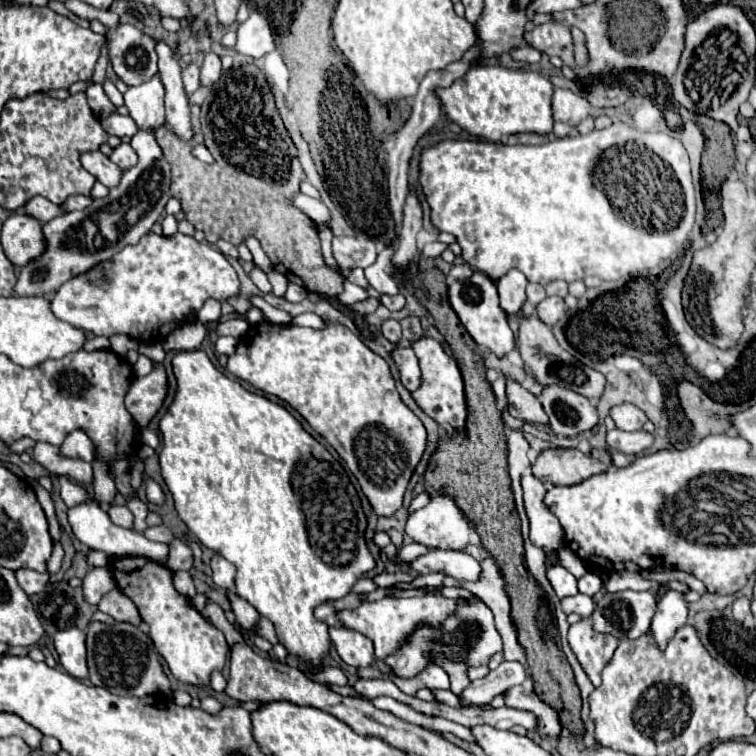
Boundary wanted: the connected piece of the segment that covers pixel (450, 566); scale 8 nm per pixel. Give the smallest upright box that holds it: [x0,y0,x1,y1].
[406,549,480,581]

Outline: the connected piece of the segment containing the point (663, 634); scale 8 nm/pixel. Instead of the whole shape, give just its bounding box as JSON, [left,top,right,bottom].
[648,591,688,651]

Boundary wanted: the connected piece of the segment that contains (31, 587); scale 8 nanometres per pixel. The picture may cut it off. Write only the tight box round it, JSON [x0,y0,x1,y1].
[16,569,48,595]

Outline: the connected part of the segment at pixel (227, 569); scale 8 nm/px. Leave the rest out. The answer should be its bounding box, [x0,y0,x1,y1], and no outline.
[210,555,234,589]

